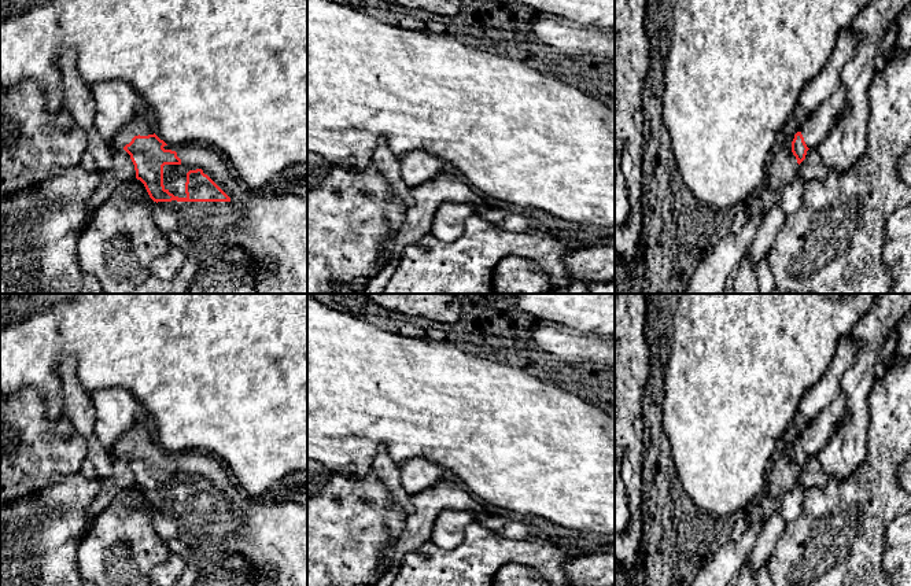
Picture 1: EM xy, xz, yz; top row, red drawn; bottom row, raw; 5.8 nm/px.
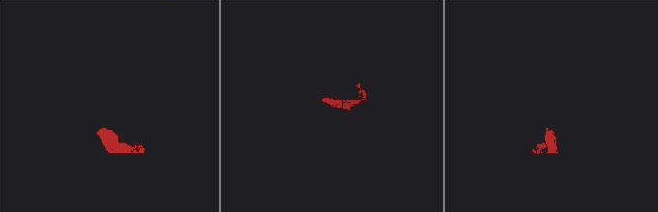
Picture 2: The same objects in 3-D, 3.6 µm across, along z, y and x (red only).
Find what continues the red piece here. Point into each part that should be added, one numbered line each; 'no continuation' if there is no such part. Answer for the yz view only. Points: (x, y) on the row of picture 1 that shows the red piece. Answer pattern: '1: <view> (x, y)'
1: yz (818, 125)

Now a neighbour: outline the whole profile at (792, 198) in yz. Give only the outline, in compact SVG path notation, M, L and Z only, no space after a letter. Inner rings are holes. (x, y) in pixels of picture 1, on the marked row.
M797 176L790 184L788 184L782 194L779 207L786 213L792 214L800 209L804 198L804 180Z

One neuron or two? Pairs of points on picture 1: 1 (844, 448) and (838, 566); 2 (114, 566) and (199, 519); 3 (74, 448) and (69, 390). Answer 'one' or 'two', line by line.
1: two
2: two
3: two

